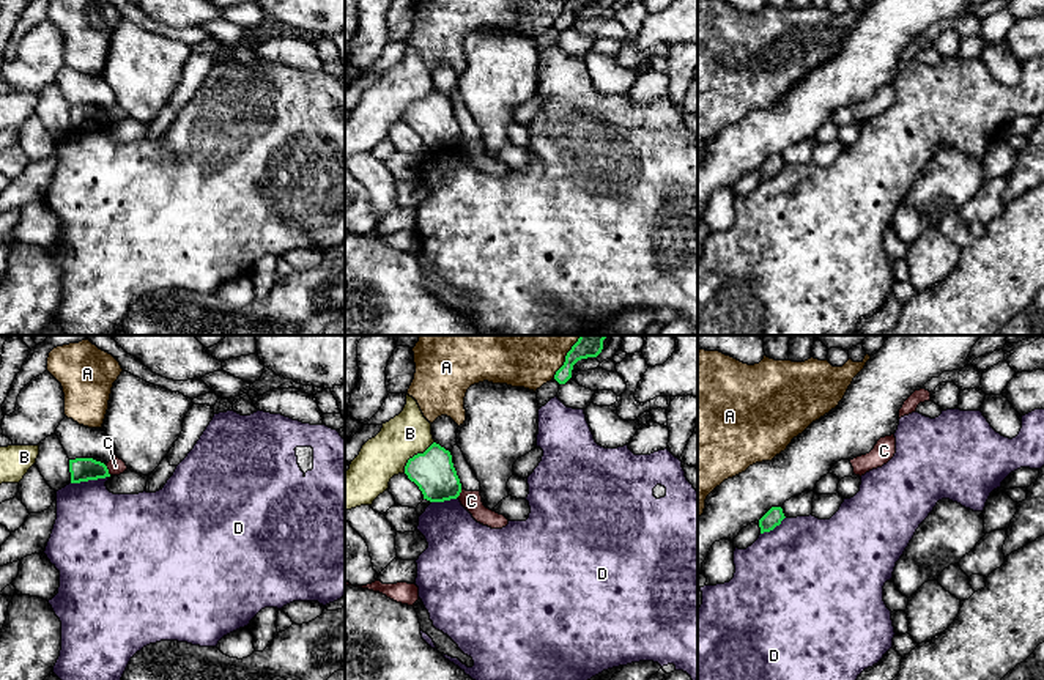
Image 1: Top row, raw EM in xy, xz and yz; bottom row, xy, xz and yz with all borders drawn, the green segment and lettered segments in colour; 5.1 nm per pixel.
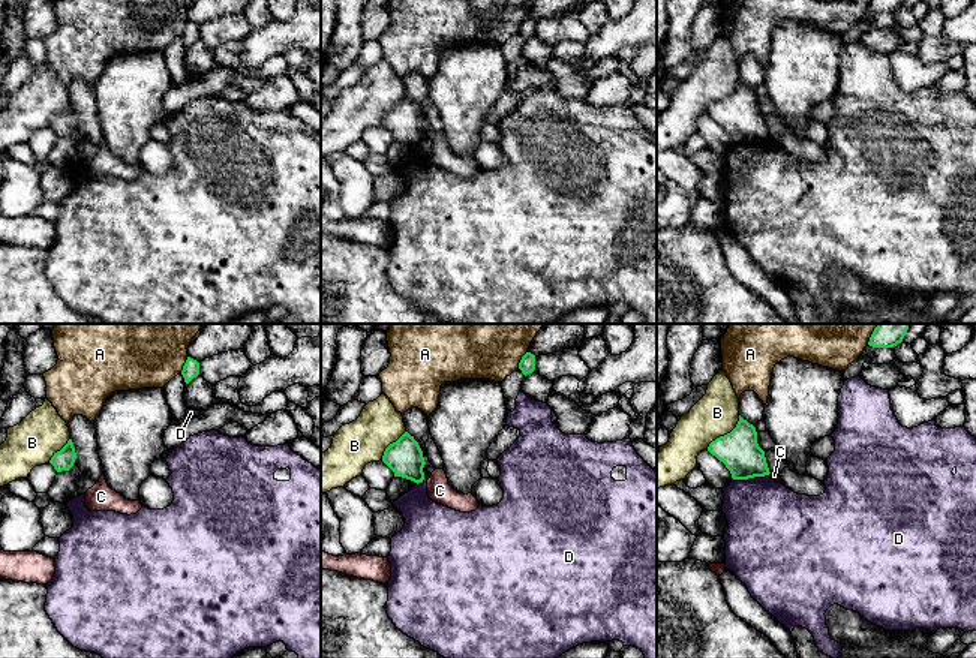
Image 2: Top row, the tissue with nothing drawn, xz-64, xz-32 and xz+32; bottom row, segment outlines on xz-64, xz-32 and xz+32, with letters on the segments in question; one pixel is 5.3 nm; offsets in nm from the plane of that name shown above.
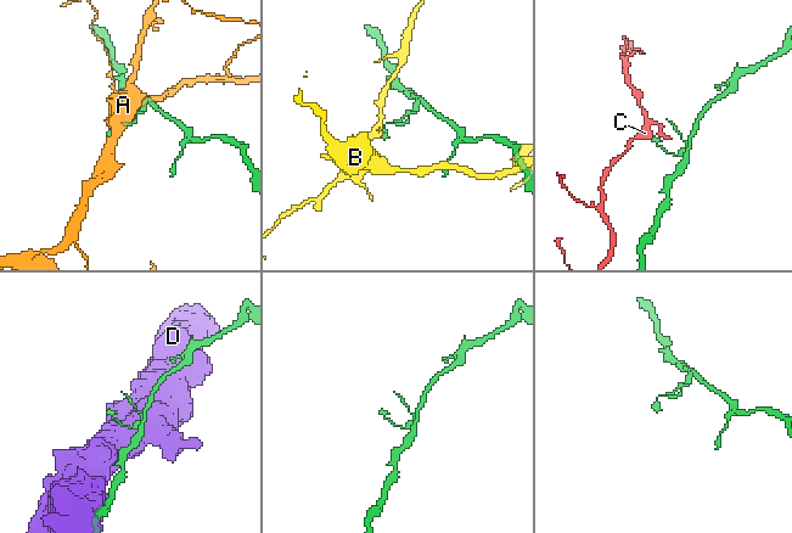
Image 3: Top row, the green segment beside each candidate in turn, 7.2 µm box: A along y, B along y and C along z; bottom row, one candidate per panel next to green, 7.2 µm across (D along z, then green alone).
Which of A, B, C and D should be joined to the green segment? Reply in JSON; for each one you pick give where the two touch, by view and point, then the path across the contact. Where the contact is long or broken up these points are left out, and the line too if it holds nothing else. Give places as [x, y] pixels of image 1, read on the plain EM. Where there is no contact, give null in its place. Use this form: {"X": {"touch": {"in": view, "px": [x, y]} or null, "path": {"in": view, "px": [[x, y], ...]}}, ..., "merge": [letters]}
{"merge": []}

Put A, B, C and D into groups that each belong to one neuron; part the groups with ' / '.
A / B / C / D

